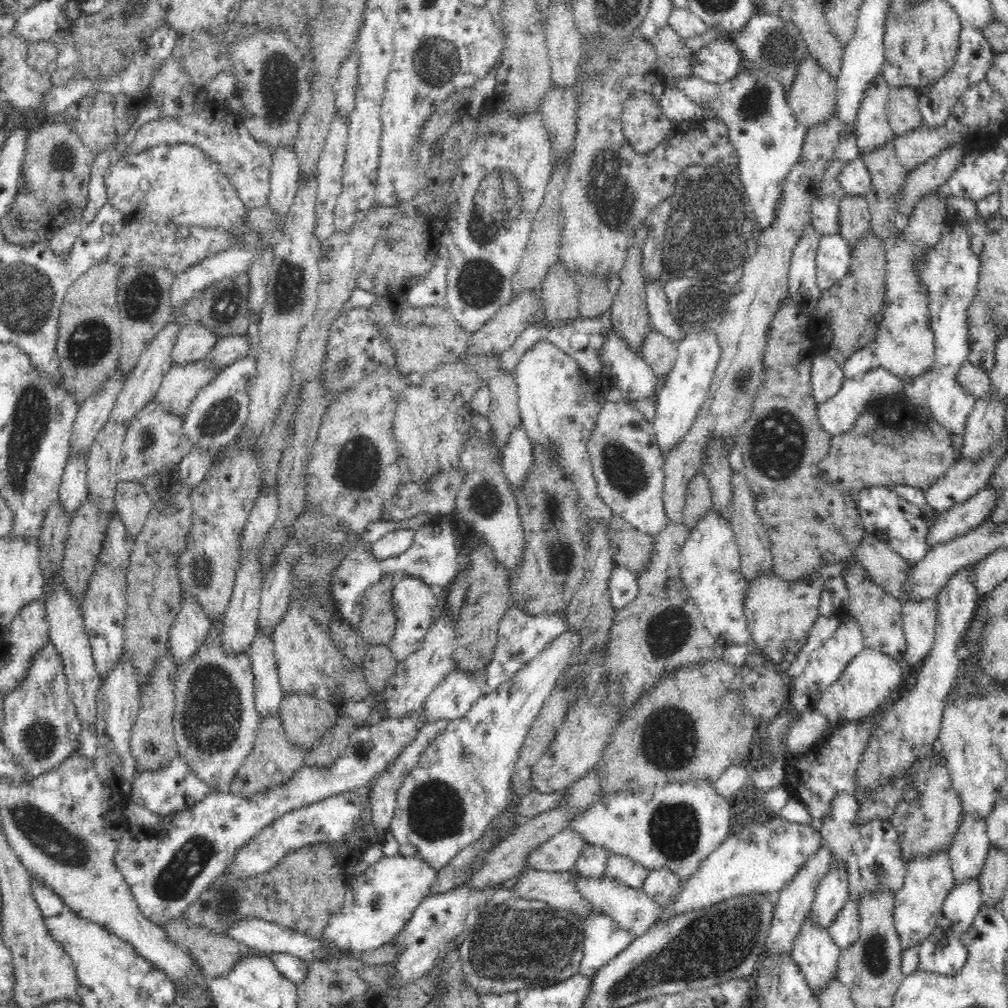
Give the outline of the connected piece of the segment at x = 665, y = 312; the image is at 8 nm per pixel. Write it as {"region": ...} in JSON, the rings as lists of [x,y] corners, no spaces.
{"region":[[[647,280],[645,282],[646,305],[651,324],[656,331],[678,343],[686,336],[686,332],[683,332],[682,326],[679,326],[670,312],[664,287],[665,283],[660,280]]]}

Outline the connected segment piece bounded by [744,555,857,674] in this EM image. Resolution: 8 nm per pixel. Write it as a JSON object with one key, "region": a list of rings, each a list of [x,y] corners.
{"region":[[[851,558],[837,561],[834,564],[821,566],[811,577],[797,581],[782,580],[775,573],[757,576],[746,589],[744,606],[745,616],[749,624],[751,645],[754,649],[767,656],[780,674],[784,674],[800,649],[808,640],[810,627],[820,618],[819,604],[822,589],[831,577],[842,577],[846,565],[856,563]]]}

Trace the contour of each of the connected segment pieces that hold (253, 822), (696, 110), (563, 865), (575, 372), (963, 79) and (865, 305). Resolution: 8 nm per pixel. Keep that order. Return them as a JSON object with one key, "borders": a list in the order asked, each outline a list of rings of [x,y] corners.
{"borders":[[[[423,712],[384,717],[374,726],[352,732],[346,752],[328,768],[304,765],[280,786],[258,792],[250,798],[216,791],[192,808],[185,807],[164,816],[155,828],[130,824],[119,841],[115,864],[130,886],[141,913],[156,925],[184,915],[185,910],[210,884],[227,872],[236,854],[254,835],[283,814],[348,792],[370,787],[416,738],[423,727]]],[[[668,86],[659,98],[660,107],[664,115],[673,123],[689,121],[699,124],[704,119],[704,109],[690,100],[684,92],[676,86]]],[[[566,828],[541,845],[528,854],[526,866],[538,871],[566,872],[575,867],[588,842],[570,828]]],[[[540,339],[525,352],[525,355],[522,355],[512,372],[512,376],[517,385],[521,426],[528,431],[532,447],[540,445],[542,449],[550,451],[550,459],[554,463],[558,463],[562,467],[562,471],[574,479],[574,487],[578,488],[578,507],[582,507],[583,519],[587,522],[584,525],[584,533],[586,533],[586,542],[588,542],[589,526],[594,522],[602,522],[608,526],[612,522],[612,516],[614,516],[613,510],[598,494],[593,466],[586,448],[587,440],[595,427],[595,420],[602,410],[602,403],[586,399],[581,392],[582,387],[580,387],[580,379],[578,379],[580,376],[579,362],[576,362],[571,356],[562,352],[555,344],[546,339]]],[[[966,27],[960,32],[960,46],[958,60],[952,65],[949,72],[939,78],[934,84],[925,87],[918,87],[915,91],[919,96],[919,109],[923,116],[923,122],[928,127],[937,127],[946,122],[950,109],[959,101],[959,96],[970,85],[987,78],[987,72],[991,65],[991,60],[996,54],[992,50],[992,45],[980,30]]],[[[868,229],[866,237],[852,247],[852,264],[848,274],[836,283],[834,287],[824,289],[822,298],[818,300],[818,310],[815,312],[818,318],[819,334],[823,344],[827,346],[826,352],[843,367],[846,359],[858,349],[864,348],[875,339],[879,324],[884,318],[884,304],[886,304],[886,255],[888,246],[878,236]]]]}

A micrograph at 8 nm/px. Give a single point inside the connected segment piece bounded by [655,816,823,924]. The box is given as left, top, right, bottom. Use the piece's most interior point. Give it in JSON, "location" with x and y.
{"location":[762,858]}

